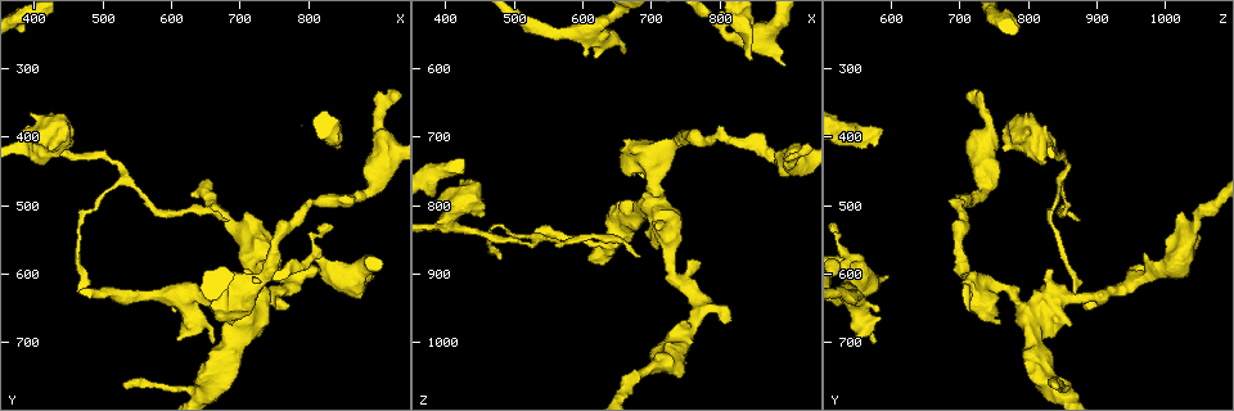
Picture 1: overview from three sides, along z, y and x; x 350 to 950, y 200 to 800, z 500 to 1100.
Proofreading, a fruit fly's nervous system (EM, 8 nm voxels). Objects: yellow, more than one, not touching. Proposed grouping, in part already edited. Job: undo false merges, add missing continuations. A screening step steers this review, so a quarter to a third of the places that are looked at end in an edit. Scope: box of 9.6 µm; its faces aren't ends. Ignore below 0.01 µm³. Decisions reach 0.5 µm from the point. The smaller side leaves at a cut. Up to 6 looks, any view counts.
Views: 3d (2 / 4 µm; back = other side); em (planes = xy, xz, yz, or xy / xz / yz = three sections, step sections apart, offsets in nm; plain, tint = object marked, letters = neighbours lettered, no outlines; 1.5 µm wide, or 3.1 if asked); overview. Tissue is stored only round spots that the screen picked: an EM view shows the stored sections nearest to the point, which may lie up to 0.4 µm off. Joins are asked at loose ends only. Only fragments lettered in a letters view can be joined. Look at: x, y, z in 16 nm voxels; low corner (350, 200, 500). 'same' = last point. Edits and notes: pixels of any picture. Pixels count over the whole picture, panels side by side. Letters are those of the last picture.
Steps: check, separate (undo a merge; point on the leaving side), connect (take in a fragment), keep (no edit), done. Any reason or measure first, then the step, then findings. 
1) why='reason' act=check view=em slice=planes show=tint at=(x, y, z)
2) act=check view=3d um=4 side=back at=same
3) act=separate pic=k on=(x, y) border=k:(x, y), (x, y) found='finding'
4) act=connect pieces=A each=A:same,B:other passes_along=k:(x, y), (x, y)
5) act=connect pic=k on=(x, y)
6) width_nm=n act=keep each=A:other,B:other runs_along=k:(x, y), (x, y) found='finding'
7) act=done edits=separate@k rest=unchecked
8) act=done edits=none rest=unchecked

why='an open end' act=check view=em slice=planes show=letters at=(895, 600, 590)

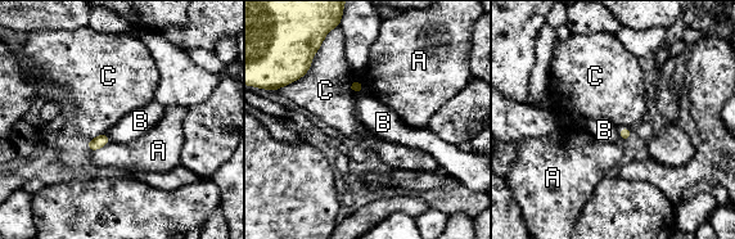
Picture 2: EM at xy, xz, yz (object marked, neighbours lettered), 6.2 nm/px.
longest_contact=C:300nm act=keep each=A:other,B:other,C:other found='no lettered fragment goes on from it'

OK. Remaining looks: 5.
why='an open end' act=check view=3d um=4 at=(465, 625, 870)

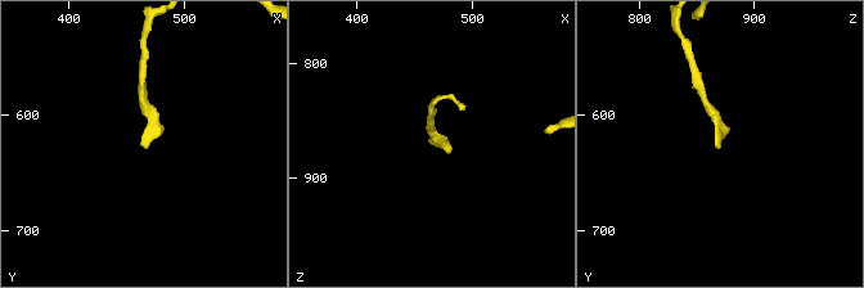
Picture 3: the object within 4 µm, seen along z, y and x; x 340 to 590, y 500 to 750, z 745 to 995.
act=check view=em slice=planes show=letters at=(464, 626, 872)

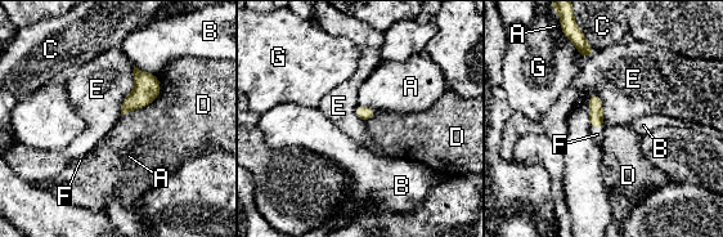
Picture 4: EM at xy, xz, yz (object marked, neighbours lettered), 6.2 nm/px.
longest_contact=D:340nm act=connect pieces=F each=A:other,B:other,C:other,D:other,E:other,F:same,G:other passes_along=4:(596, 110), (597, 128), (597, 134) found='it goes on there'

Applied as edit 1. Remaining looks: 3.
why='end of a long branch' act=check view=3d um=4 at=(845, 395, 590)

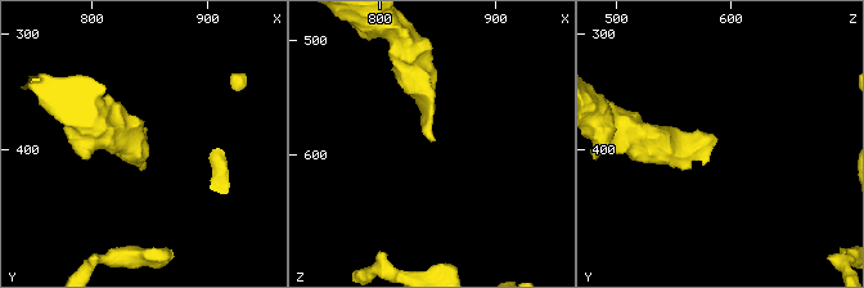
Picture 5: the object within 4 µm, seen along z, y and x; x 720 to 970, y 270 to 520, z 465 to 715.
act=check view=em slice=xz step=4 show=letters at=(846, 388, 588)

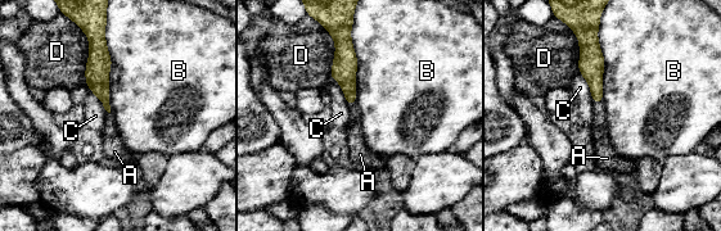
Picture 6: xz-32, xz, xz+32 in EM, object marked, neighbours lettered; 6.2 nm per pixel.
why='another direction' act=check view=em slice=planes show=letters at=same

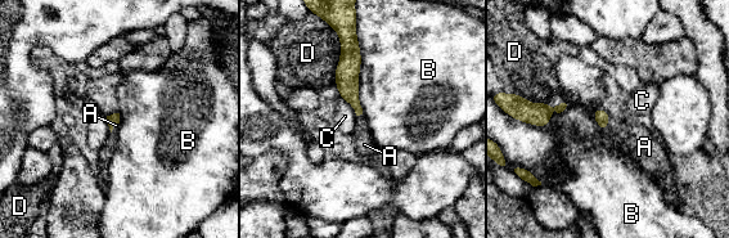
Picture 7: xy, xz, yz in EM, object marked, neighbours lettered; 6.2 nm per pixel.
act=connect pieces=A each=A:same,B:other,C:other,D:other passes_along=7:(602, 117), (607, 122), (640, 143) found='the cell continues'

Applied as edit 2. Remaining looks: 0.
act=done edits=connect@4,connect@7 rest=unchecked

